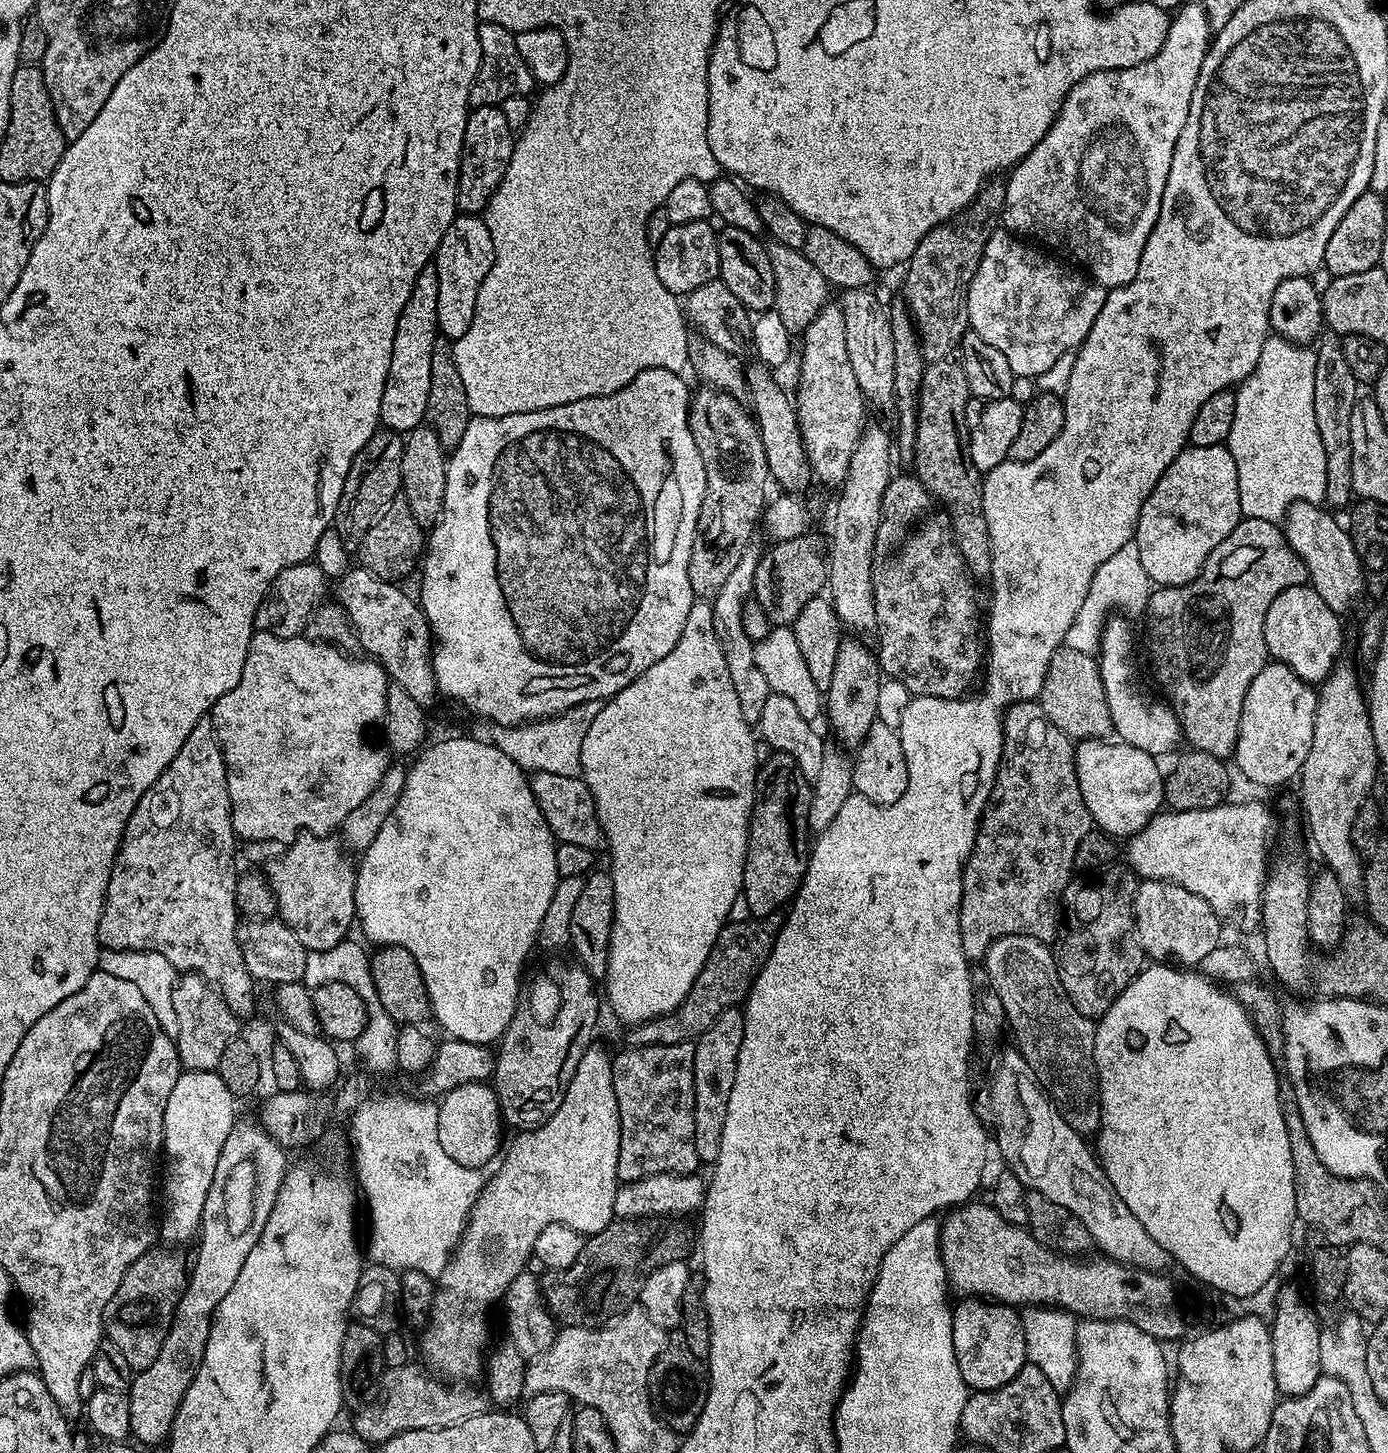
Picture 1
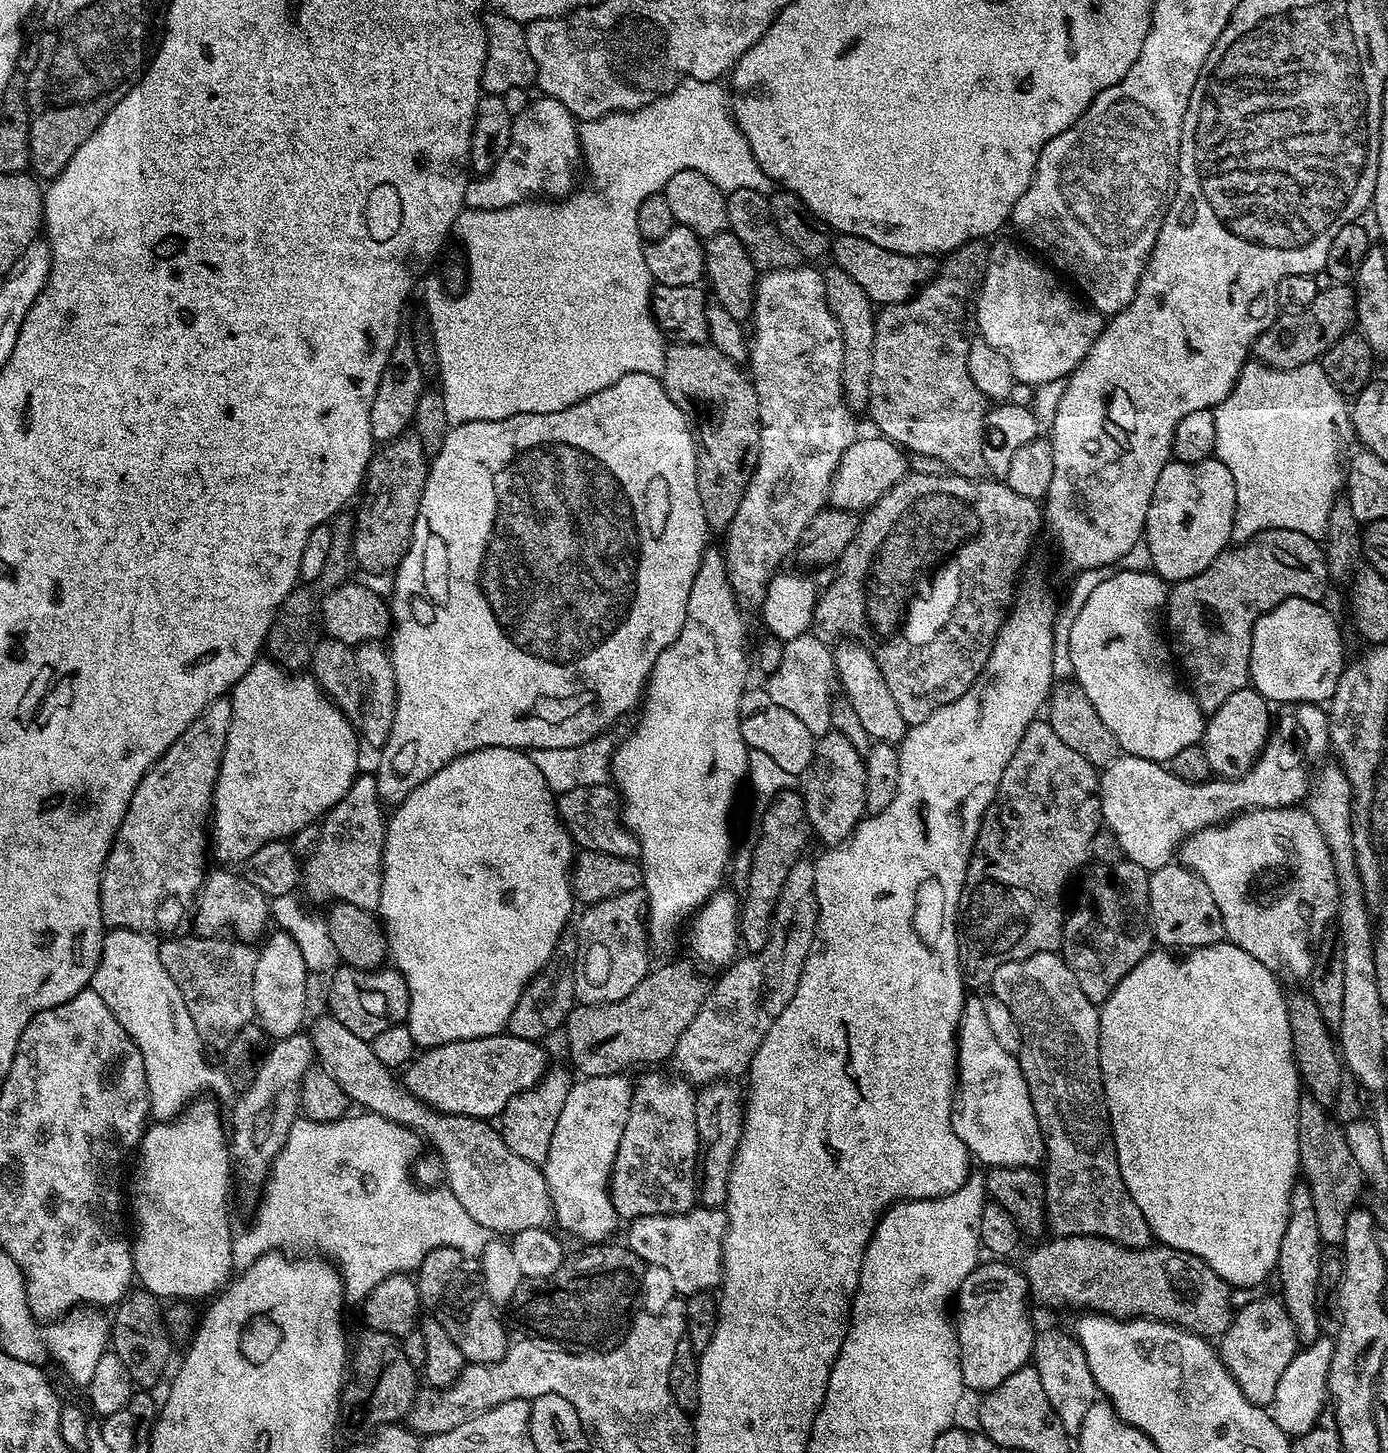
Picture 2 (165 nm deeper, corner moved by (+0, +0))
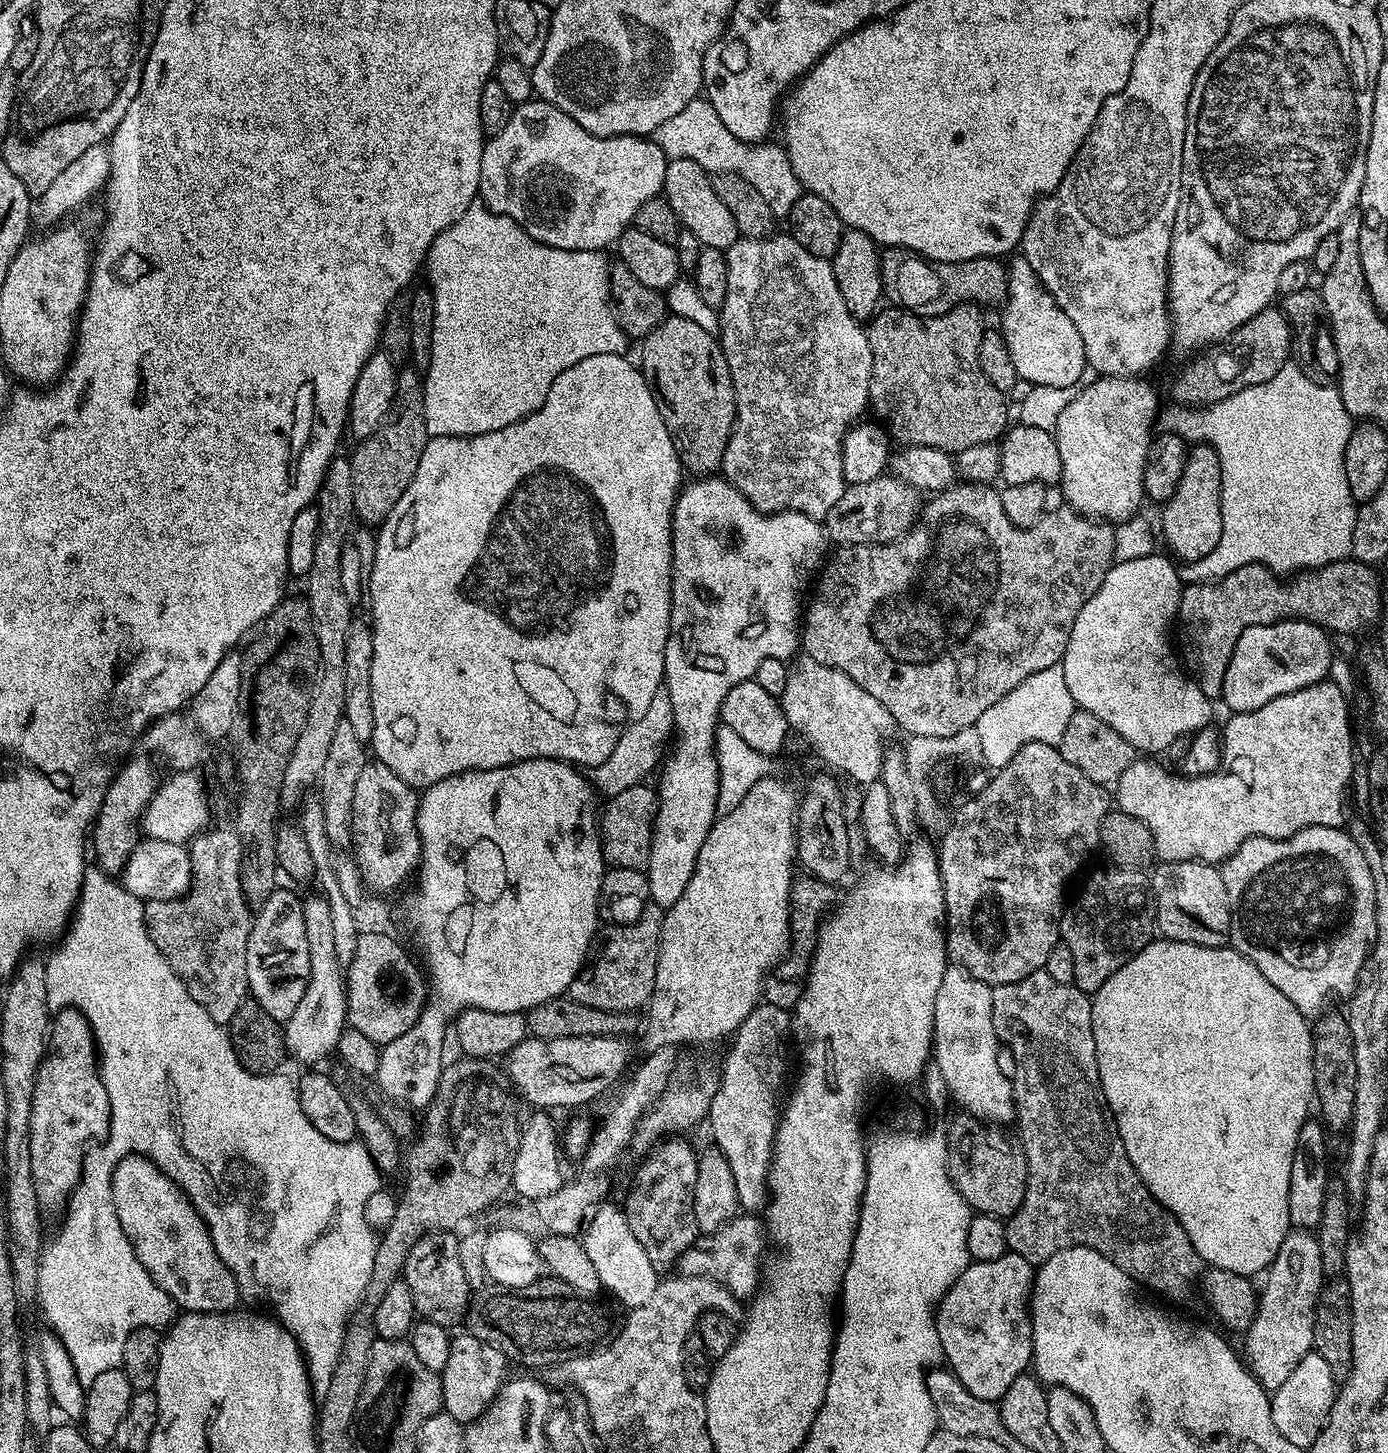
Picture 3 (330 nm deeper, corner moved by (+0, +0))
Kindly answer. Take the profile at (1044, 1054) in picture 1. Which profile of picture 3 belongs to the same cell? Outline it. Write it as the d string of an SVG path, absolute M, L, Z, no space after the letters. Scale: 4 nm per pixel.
M1041 970L1022 978L1013 984L997 984L992 988L992 1013L994 1014L994 1030L996 1031L997 1041L1001 1045L1008 1047L1008 1052L1012 1055L1012 1060L1016 1063L1016 1073L1011 1073L1012 1097L1016 1103L1016 1118L1014 1128L1020 1131L1018 1143L1024 1147L1026 1162L1028 1163L1028 1185L1026 1194L1022 1198L1022 1206L1006 1220L1006 1238L1008 1239L1008 1251L1026 1258L1033 1266L1045 1264L1051 1256L1058 1254L1067 1248L1073 1248L1079 1244L1085 1244L1087 1248L1098 1250L1114 1266L1126 1270L1141 1285L1149 1284L1152 1288L1157 1288L1160 1292L1165 1292L1168 1296L1180 1300L1192 1288L1192 1283L1199 1281L1202 1276L1202 1261L1200 1255L1194 1250L1186 1230L1176 1220L1174 1214L1166 1212L1164 1208L1152 1197L1148 1187L1140 1181L1140 1175L1134 1170L1130 1158L1126 1158L1126 1150L1122 1138L1118 1134L1116 1120L1112 1116L1112 1111L1108 1108L1108 1103L1104 1100L1104 1091L1100 1085L1100 1075L1098 1074L1098 1058L1096 1057L1096 1047L1094 1046L1094 1030L1092 1029L1092 1001L1089 993L1077 988L1071 982L1063 984L1060 980L1055 980L1048 973L1048 970Z

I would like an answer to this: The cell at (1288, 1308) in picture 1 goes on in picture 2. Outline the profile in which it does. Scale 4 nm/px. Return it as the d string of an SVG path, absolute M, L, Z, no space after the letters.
M1297 1182L1290 1194L1290 1214L1286 1222L1286 1234L1282 1234L1282 1246L1278 1250L1276 1272L1280 1276L1279 1295L1294 1322L1297 1341L1301 1345L1314 1343L1322 1335L1320 1312L1316 1300L1320 1296L1320 1261L1322 1241L1318 1234L1318 1218L1314 1214L1314 1198L1307 1183Z

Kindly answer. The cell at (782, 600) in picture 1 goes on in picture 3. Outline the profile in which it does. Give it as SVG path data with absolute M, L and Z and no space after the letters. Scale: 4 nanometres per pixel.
M891 474L870 482L848 484L842 498L822 518L827 539L836 546L849 544L889 544L900 540L916 523L922 511L922 494L914 486Z

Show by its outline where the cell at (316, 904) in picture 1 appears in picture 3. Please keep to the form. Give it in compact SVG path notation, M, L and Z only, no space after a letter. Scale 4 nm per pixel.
M372 758L366 766L362 766L362 774L354 789L354 810L352 811L352 843L354 845L354 859L364 879L365 889L376 892L388 892L391 888L402 883L408 875L417 871L420 862L422 842L418 834L418 806L420 796L411 784L402 782L390 766Z

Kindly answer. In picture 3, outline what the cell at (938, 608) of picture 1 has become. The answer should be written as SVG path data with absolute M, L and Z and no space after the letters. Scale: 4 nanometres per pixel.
M960 482L935 493L929 500L932 501L923 505L916 523L900 540L889 544L849 544L841 547L837 551L840 553L823 565L815 585L816 593L815 588L811 593L812 605L809 608L807 605L802 616L802 648L808 658L848 675L862 690L876 698L893 716L895 727L900 730L905 728L909 737L946 738L975 725L988 707L1014 690L1024 679L1063 661L1066 642L1070 642L1070 630L1074 630L1078 610L1094 598L1098 586L1102 586L1102 578L1106 578L1108 569L1114 563L1116 530L1111 523L1082 516L1067 506L1041 516L1033 528L1015 528L1002 510L999 491L987 483Z

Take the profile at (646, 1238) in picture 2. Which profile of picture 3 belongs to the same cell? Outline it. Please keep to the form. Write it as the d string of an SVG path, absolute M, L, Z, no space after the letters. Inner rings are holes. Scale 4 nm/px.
M737 1214L726 1226L701 1235L692 1247L680 1255L678 1272L682 1276L708 1276L724 1284L738 1298L751 1298L762 1284L762 1264L766 1228L755 1220L752 1214ZM745 1296L745 1297L744 1297Z

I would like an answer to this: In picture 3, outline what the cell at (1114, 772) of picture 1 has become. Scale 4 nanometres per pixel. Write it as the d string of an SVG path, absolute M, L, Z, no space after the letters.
M1325 678L1317 682L1314 686L1306 686L1302 690L1294 690L1294 694L1282 694L1266 706L1258 706L1258 710L1249 712L1238 712L1229 715L1228 729L1222 732L1223 759L1219 768L1215 772L1205 776L1185 776L1176 774L1171 776L1160 764L1155 764L1152 758L1137 758L1130 766L1126 766L1122 778L1118 778L1114 785L1114 804L1117 809L1130 818L1138 818L1150 830L1150 834L1156 843L1156 854L1161 861L1171 862L1174 860L1203 860L1205 864L1221 865L1225 860L1231 858L1246 842L1255 836L1270 838L1271 840L1281 840L1290 838L1310 826L1326 826L1327 828L1341 827L1344 820L1344 803L1348 800L1348 783L1352 780L1352 724L1348 721L1348 699L1349 697L1342 691L1331 678Z

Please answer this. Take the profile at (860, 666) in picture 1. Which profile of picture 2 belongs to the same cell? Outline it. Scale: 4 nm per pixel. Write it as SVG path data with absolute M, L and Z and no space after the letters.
M828 731L815 741L812 761L800 782L798 788L804 798L808 827L815 839L817 836L824 846L844 843L866 815L866 766L862 753L854 750L850 738L841 732Z

